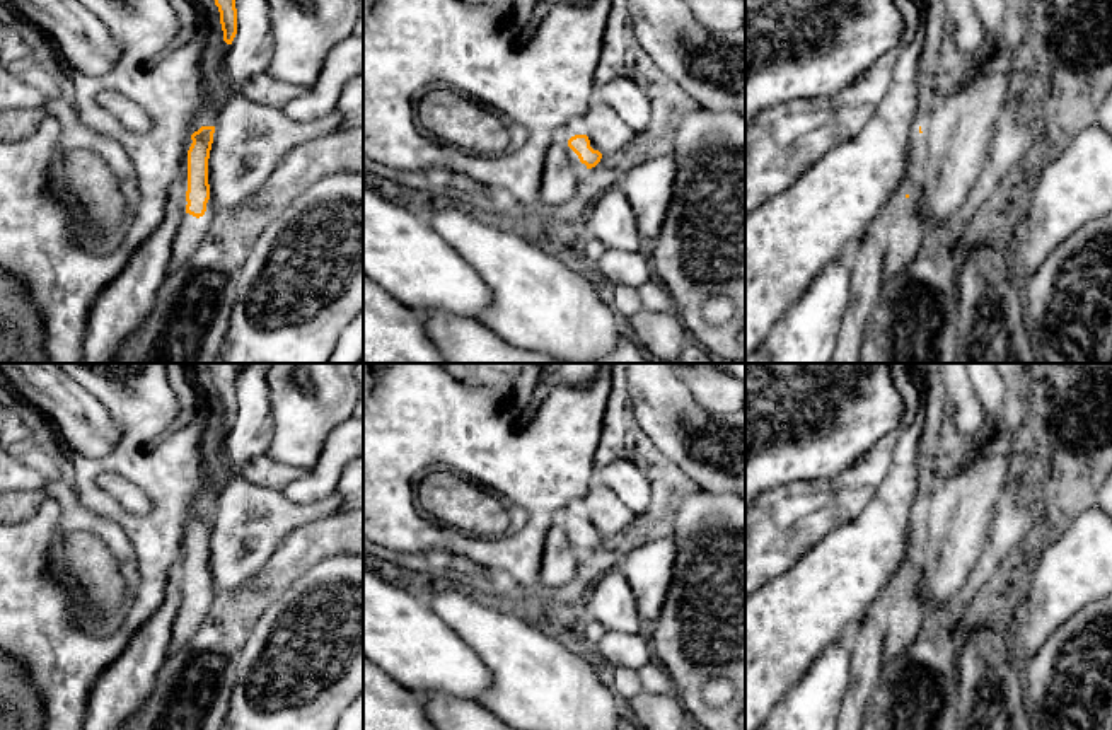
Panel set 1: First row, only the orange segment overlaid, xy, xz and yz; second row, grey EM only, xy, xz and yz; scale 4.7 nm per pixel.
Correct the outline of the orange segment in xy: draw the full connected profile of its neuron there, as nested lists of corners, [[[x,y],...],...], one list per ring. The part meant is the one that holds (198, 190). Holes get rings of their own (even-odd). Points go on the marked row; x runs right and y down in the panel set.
[[[201,126],[182,152],[181,220],[171,247],[167,276],[182,268],[200,247],[215,217],[208,184],[208,159],[215,126]]]

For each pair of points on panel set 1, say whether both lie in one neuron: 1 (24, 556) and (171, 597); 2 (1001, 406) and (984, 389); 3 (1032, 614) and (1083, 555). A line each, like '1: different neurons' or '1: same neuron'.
1: different neurons
2: same neuron
3: same neuron

